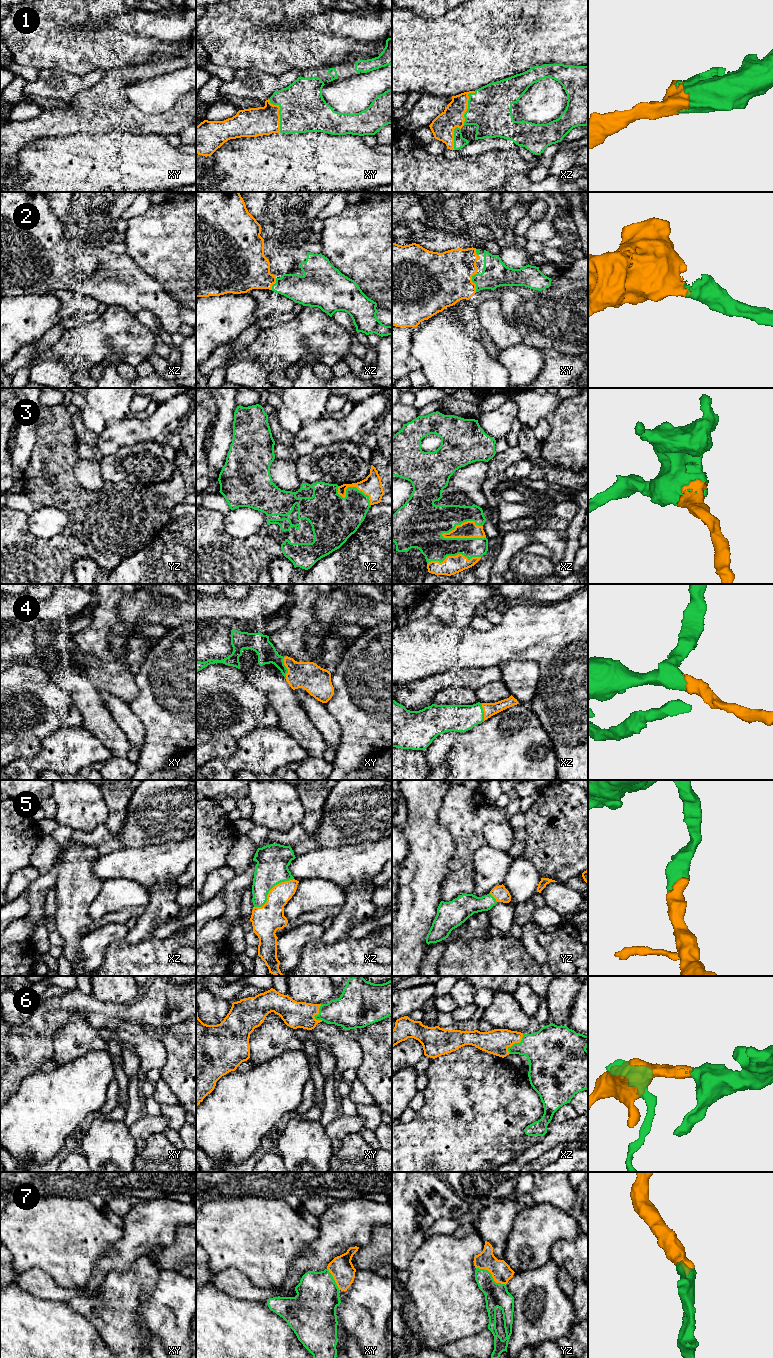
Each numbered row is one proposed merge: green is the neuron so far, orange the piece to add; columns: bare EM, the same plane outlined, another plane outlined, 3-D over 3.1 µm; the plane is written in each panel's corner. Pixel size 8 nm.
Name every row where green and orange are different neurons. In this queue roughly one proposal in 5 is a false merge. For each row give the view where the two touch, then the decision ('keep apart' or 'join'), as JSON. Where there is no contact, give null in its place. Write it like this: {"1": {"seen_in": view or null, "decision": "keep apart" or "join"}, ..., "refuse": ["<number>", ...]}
{"1": {"seen_in": "xy", "decision": "join"}, "2": {"seen_in": "xy", "decision": "join"}, "3": {"seen_in": "xz", "decision": "join"}, "4": {"seen_in": "xy", "decision": "join"}, "5": {"seen_in": "xz", "decision": "join"}, "6": {"seen_in": "xz", "decision": "join"}, "7": {"seen_in": "yz", "decision": "join"}, "refuse": []}

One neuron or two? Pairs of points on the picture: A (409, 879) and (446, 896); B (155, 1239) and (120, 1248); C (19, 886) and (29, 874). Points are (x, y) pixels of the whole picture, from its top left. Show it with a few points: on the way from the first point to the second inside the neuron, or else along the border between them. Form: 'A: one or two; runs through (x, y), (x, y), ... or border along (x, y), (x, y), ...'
A: two; border along (449, 871), (441, 884), (440, 900)
B: one; runs through (146, 1239), (139, 1239), (129, 1248)
C: one; runs through (20, 883), (26, 877)

